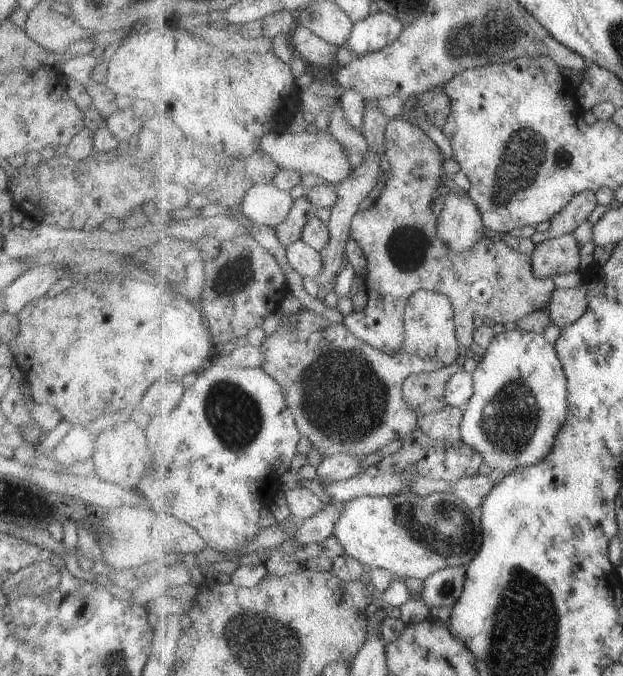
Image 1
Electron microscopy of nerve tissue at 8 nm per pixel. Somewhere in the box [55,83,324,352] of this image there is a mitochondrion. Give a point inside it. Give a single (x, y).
(237, 275)

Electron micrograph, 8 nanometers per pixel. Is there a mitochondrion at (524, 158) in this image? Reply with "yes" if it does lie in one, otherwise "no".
yes

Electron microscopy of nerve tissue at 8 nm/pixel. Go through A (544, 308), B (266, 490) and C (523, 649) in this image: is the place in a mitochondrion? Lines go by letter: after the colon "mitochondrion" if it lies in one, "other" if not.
A: other
B: other
C: mitochondrion

